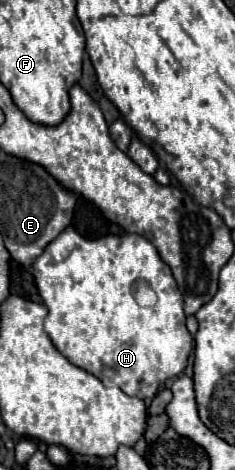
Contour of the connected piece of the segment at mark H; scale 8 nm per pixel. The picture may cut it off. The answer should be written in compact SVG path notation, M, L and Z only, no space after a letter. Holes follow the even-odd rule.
M69 225L33 261L33 277L37 291L49 309L45 331L53 345L73 365L99 377L107 387L119 387L127 395L151 399L167 379L183 373L193 347L193 337L185 327L183 295L177 289L169 265L143 235L123 233L87 239ZM143 291L153 291L155 301L139 301L137 293L143 295Z

